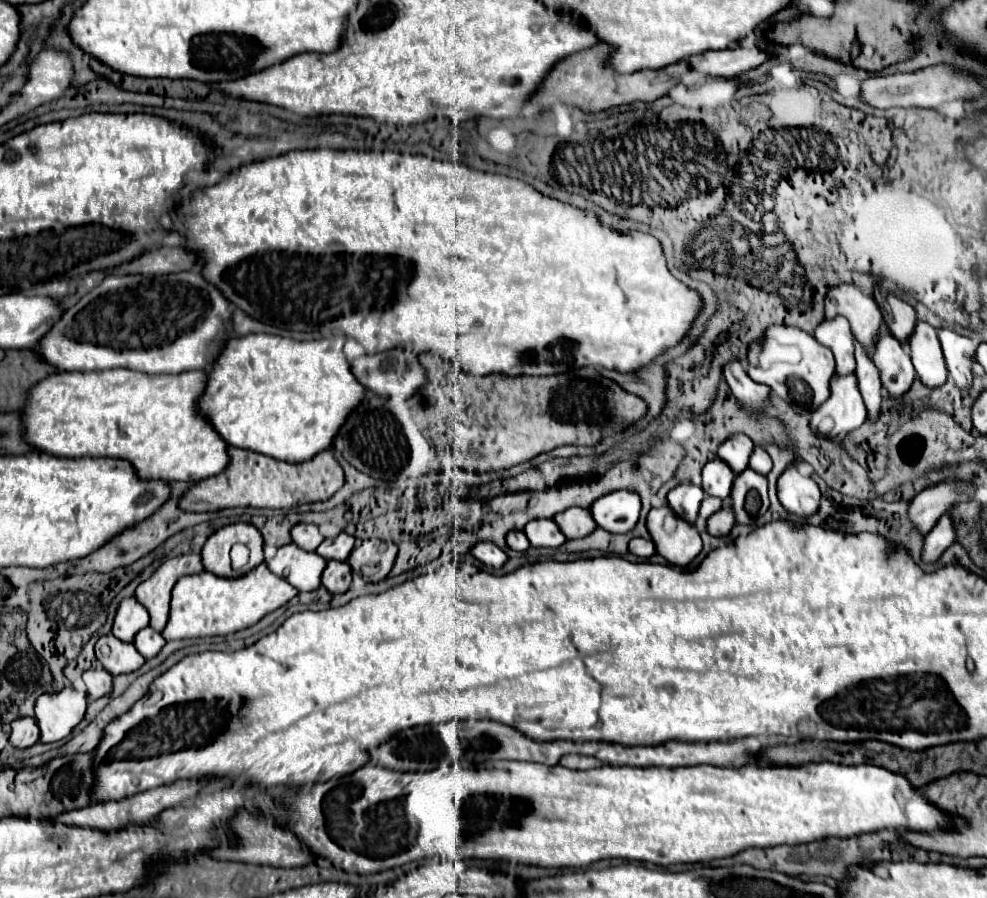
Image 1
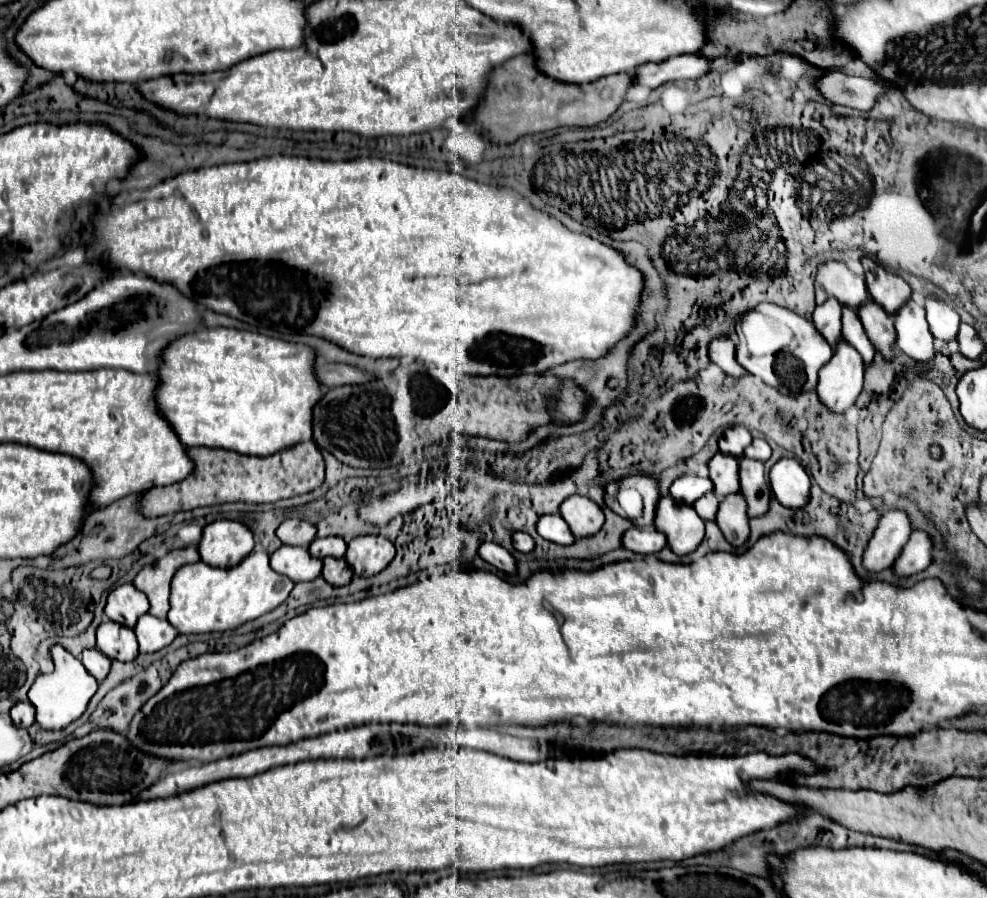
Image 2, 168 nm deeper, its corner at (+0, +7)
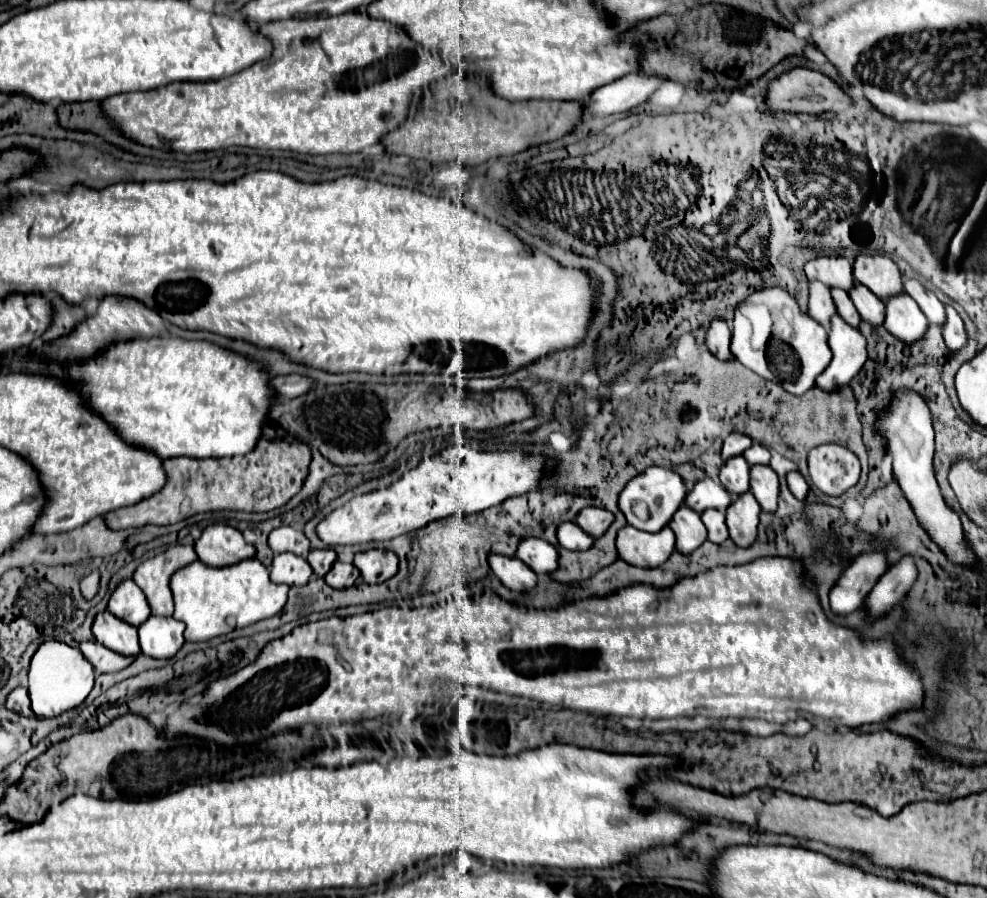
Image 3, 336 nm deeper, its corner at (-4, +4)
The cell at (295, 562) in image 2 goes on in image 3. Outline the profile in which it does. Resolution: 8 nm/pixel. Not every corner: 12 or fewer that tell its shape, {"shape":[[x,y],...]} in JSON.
{"shape":[[294,553],[274,555],[274,583],[308,583],[312,567]]}

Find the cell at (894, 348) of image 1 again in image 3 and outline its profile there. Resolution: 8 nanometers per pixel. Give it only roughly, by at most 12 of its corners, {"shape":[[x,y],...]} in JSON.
{"shape":[[858,283],[850,291],[862,321],[884,323],[884,301]]}

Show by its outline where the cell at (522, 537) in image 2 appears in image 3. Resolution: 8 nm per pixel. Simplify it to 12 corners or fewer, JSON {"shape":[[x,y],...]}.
{"shape":[[524,539],[522,559],[534,573],[558,567],[556,547],[544,539]]}

